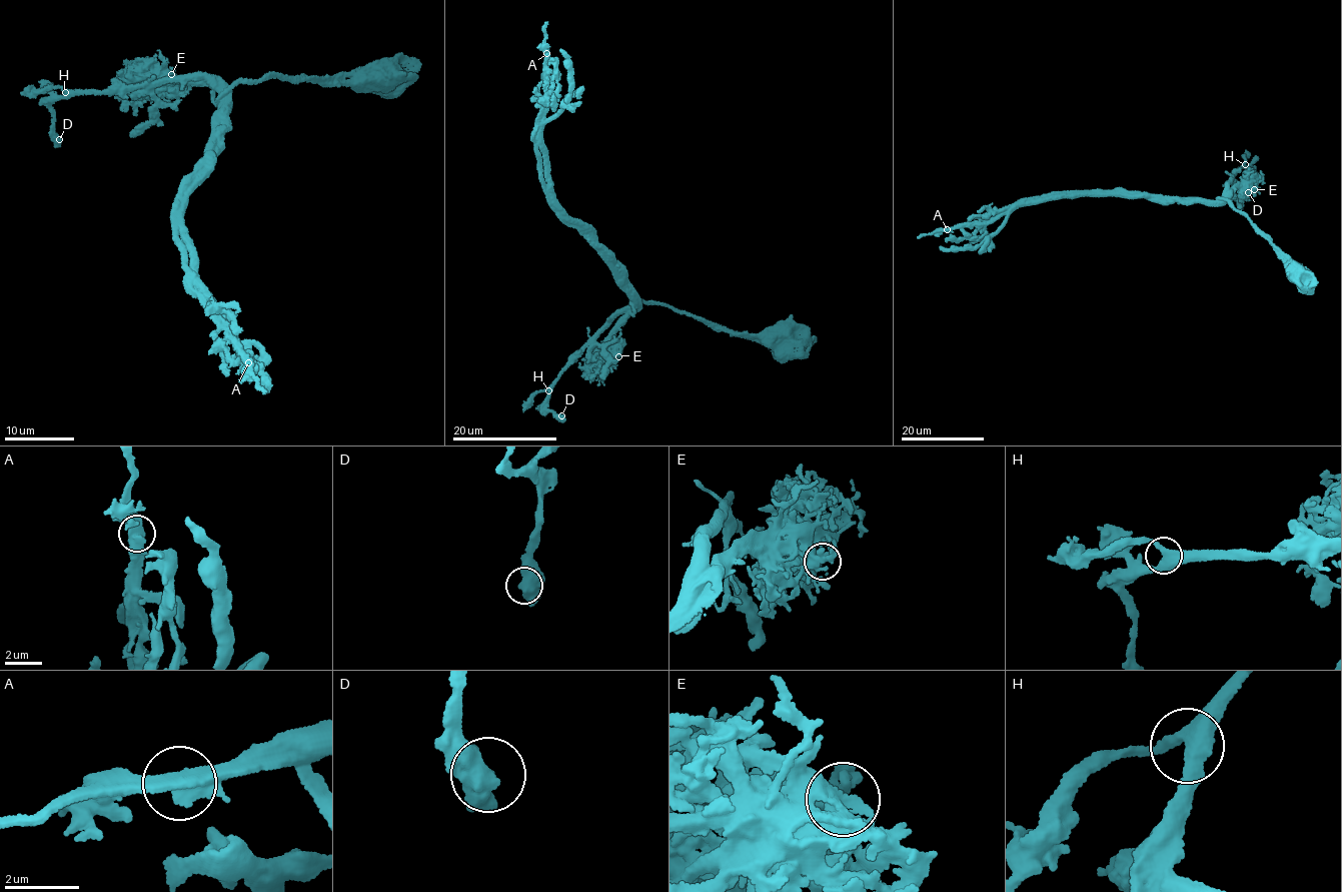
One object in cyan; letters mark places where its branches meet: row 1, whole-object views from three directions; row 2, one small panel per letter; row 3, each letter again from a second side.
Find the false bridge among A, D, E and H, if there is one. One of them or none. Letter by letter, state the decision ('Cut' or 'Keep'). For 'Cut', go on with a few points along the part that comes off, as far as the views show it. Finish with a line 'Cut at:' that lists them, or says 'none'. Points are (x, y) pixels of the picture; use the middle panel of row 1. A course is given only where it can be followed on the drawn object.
A: Cut. Course of the part to remove: (547, 54), (548, 189), (632, 300), (555, 379), (546, 407), (565, 418)
D: Keep
E: Keep
H: Keep
Cut at: A

